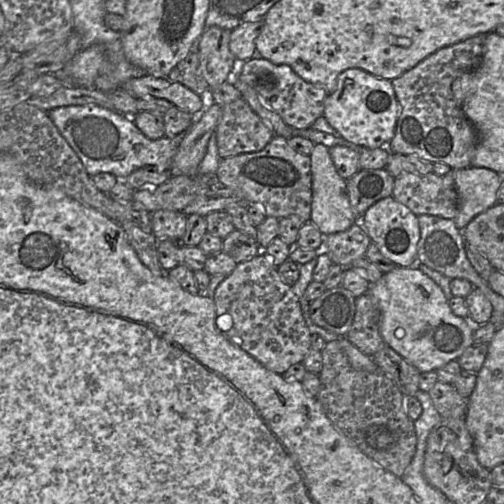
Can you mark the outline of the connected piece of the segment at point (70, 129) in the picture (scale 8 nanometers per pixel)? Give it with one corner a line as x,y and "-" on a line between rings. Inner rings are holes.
96,104
61,106
50,110
48,115
90,176
104,172
113,174
119,180
144,166
170,170
172,159
186,135
182,132
172,138
163,136
151,140
137,128
133,117

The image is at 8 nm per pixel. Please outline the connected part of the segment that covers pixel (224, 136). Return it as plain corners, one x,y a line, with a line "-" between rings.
241,97
223,107
216,128
221,159
262,150
274,137
272,129

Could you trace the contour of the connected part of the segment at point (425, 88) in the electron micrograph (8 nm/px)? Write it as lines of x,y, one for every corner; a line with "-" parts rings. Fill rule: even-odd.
478,34
464,41
440,48
412,69
391,80
400,105
395,135
386,146
391,153
415,155
421,160
431,163
445,163
453,170
471,166
478,143
478,134
455,100
451,86
455,79
473,72
479,67
484,53
485,38
486,34

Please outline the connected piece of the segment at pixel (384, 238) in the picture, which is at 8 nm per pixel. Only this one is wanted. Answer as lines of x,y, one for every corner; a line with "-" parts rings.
393,196
383,198
370,206
361,217
361,222
371,241
377,245
383,256
396,266
409,267
418,259
420,227
417,216

